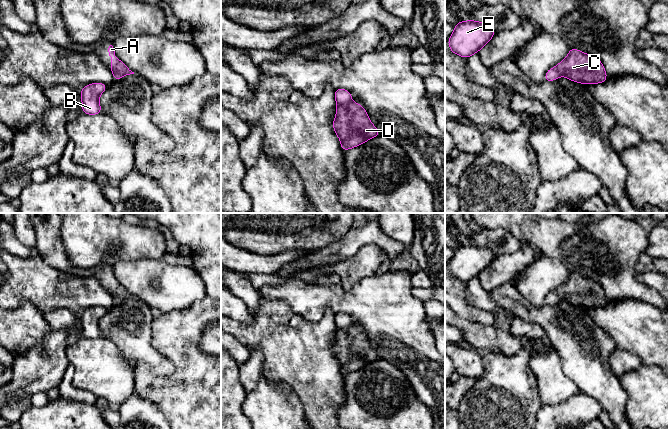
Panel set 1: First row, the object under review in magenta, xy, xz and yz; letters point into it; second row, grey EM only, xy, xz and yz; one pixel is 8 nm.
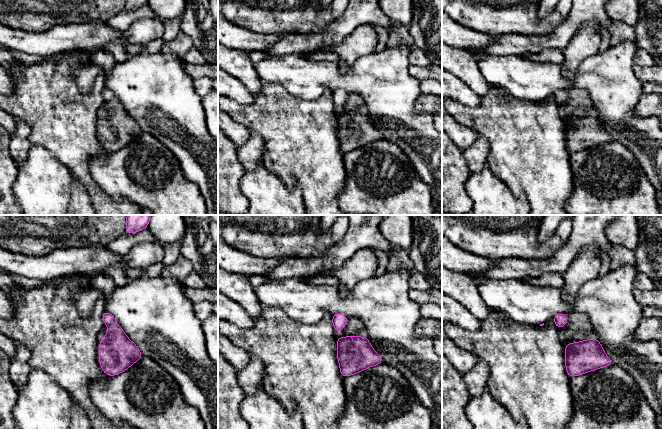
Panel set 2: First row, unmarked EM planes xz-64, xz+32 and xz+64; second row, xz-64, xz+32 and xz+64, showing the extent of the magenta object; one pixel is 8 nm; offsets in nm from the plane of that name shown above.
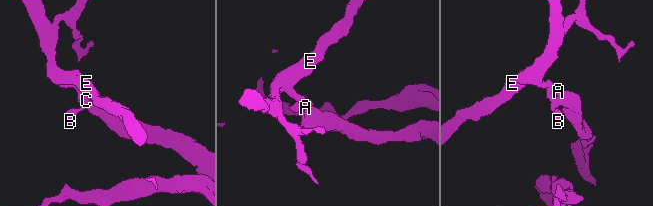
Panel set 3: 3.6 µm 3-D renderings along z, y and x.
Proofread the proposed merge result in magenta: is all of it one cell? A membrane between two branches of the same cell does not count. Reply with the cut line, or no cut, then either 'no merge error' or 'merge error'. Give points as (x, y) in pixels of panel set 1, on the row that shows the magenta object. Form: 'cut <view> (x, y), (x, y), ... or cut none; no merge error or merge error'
cut xz (350, 99), (342, 105), (337, 105); merge error

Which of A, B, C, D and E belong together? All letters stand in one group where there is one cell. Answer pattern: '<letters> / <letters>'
A C D / B E

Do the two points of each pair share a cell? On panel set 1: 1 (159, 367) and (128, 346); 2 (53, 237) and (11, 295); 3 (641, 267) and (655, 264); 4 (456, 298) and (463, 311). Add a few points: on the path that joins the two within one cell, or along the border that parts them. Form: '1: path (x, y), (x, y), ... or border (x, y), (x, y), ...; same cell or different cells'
1: path (151, 359), (136, 347); same cell
2: border (38, 254), (48, 264), (58, 270); different cells
3: path (644, 265), (652, 264); same cell
4: path (457, 301), (462, 308); same cell

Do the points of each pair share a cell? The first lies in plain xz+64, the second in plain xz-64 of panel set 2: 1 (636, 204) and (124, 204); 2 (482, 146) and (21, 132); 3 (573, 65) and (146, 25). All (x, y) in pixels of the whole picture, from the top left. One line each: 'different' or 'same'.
1: different
2: same
3: same

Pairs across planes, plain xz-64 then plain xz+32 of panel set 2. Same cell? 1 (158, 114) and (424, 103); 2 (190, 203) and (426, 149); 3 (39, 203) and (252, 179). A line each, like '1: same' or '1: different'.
1: different
2: different
3: same

